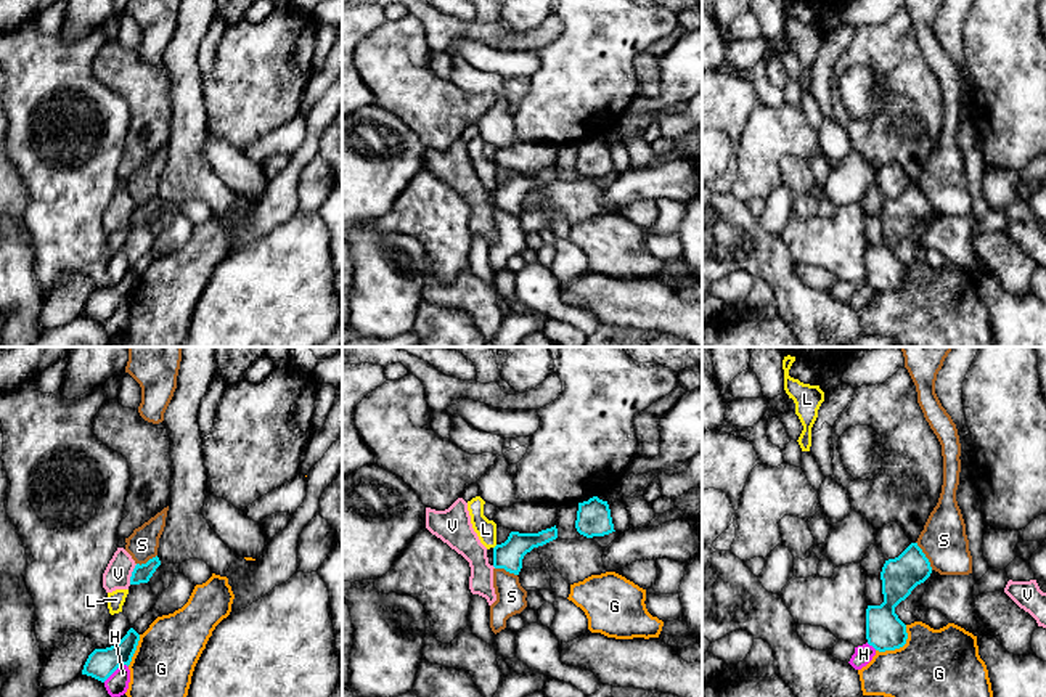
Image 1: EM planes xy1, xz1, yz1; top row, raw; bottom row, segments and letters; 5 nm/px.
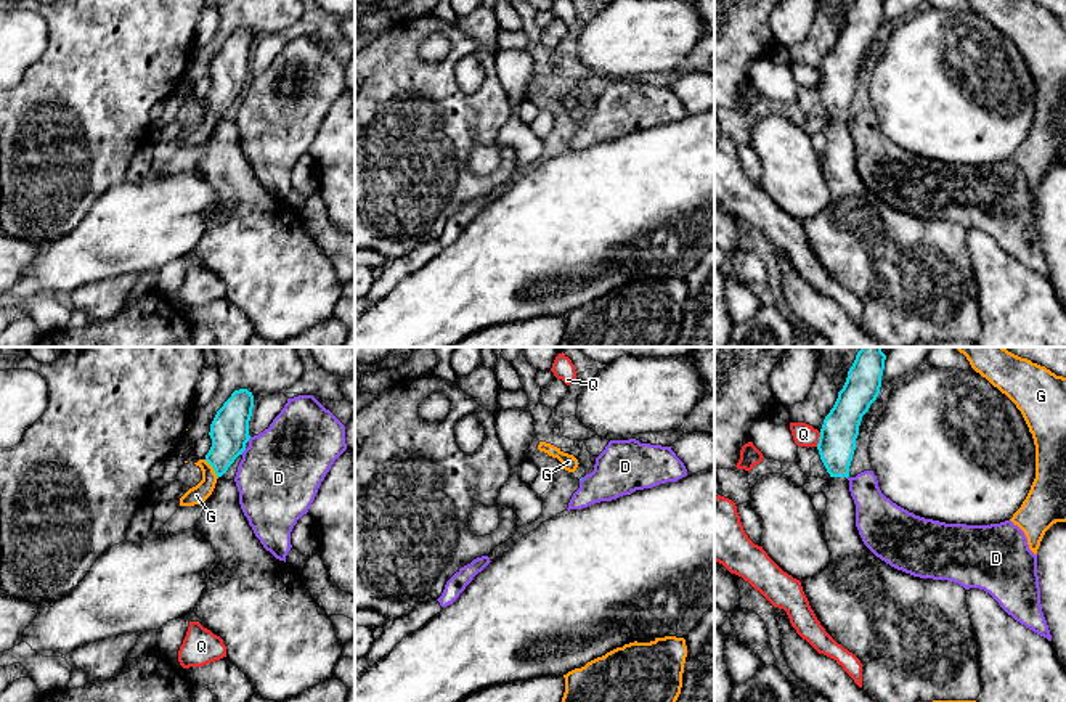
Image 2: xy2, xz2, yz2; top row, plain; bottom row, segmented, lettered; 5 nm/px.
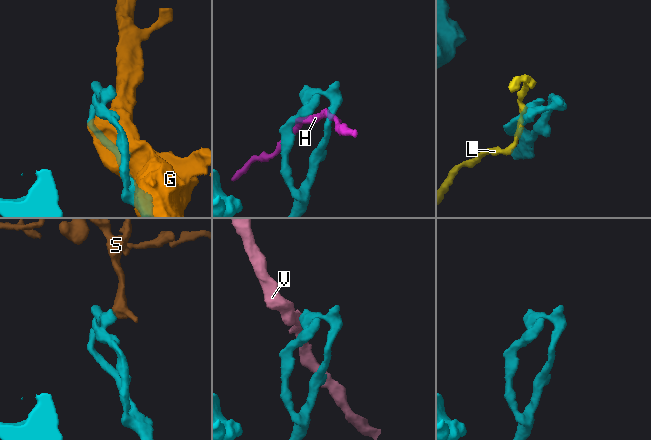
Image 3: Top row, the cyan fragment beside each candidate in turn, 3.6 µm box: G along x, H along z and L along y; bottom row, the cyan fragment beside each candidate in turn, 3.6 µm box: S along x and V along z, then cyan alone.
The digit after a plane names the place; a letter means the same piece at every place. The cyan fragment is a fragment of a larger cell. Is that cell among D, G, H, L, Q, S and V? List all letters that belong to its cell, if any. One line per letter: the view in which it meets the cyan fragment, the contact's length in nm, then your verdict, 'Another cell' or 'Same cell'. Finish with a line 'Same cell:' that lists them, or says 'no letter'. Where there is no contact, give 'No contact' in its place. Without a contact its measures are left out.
D: Touches cyan in xy2. Shared border 40 nm. Another cell
G: Touches cyan in yz1. Shared border 200 nm. Another cell
H: Touches cyan in xy1. Shared border 150 nm. Another cell
L: Touches cyan in xz1. Shared border 30 nm. Another cell
Q: Touches cyan in yz2. Shared border 80 nm. Another cell
S: Touches cyan in yz1. Shared border 170 nm. Another cell
V: Touches cyan in xy1. Shared border 110 nm. Another cell
Same cell: no letter

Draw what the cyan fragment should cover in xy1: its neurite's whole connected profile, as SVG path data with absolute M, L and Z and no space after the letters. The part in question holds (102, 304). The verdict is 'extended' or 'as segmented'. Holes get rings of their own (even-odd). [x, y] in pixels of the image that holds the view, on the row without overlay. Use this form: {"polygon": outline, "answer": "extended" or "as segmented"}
{"polygon": "M130 268L127 275L111 287L95 289L82 310L82 315L104 323L119 307L130 305L140 275Z", "answer": "as segmented"}

